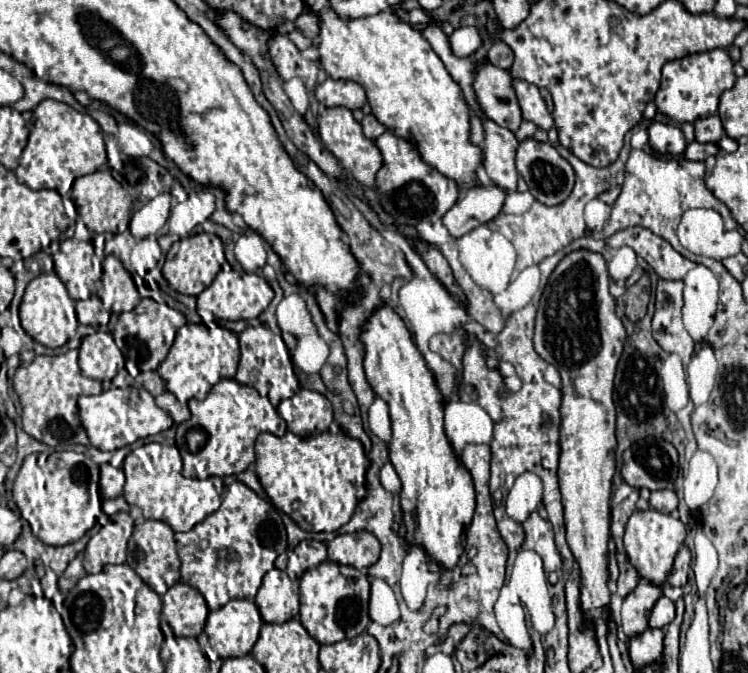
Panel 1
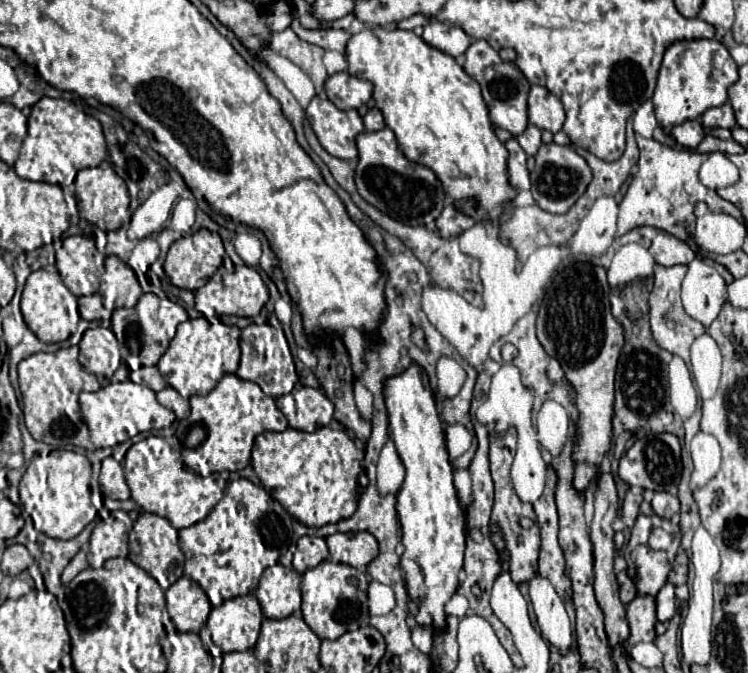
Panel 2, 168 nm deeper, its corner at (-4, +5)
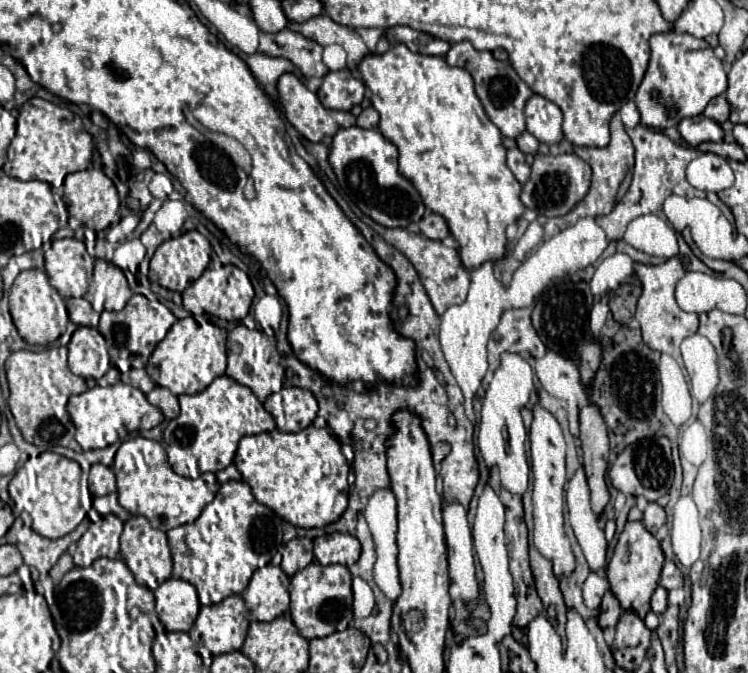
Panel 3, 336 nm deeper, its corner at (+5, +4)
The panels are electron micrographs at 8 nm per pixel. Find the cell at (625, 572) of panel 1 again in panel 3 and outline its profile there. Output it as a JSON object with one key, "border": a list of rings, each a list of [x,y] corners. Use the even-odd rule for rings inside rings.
{"border":[[[608,590],[608,592],[604,594],[602,606],[600,606],[600,616],[598,616],[600,628],[602,628],[602,630],[604,630],[604,628],[614,628],[616,622],[618,622],[618,618],[620,618],[620,614],[622,614],[622,608],[620,608],[618,600],[614,598],[614,594]]]}

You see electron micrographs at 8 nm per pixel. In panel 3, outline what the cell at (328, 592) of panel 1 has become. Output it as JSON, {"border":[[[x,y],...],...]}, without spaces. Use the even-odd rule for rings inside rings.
{"border":[[[308,564],[290,580],[290,614],[300,636],[306,640],[324,638],[336,630],[344,630],[352,620],[352,576],[346,566]]]}

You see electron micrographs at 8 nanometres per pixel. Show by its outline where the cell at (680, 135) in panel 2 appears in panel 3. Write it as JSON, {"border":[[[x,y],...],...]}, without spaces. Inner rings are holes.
{"border":[[[704,114],[694,118],[684,118],[678,130],[690,146],[698,146],[702,142],[722,142],[724,138],[722,126],[716,124],[714,120],[708,120]]]}

